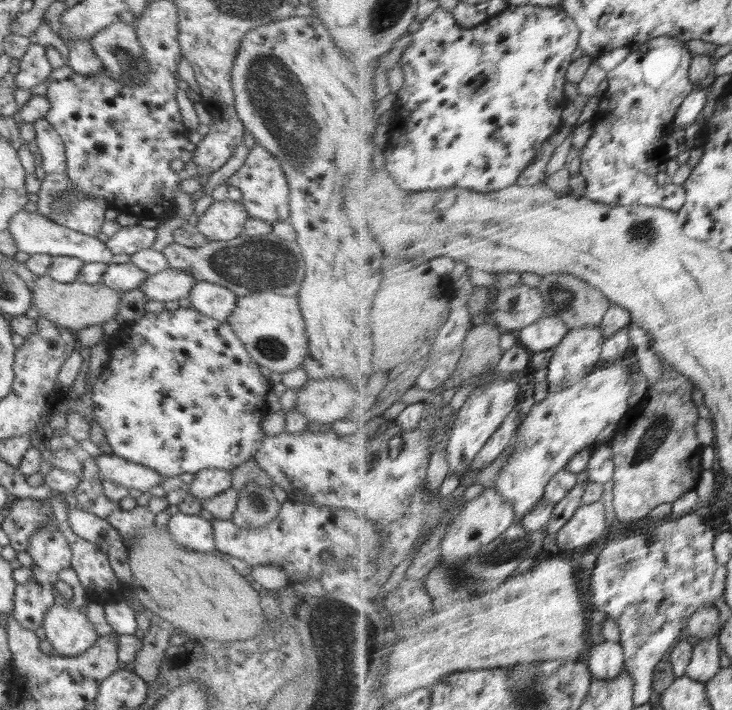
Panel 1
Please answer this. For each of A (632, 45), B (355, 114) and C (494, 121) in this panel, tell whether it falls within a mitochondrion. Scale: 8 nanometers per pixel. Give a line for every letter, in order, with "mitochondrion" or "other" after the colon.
A: other
B: other
C: other

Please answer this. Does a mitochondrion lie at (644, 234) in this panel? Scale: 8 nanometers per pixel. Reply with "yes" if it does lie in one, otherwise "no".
yes

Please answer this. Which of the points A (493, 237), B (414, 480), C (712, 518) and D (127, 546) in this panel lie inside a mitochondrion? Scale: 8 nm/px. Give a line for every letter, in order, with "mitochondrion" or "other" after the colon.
A: other
B: other
C: other
D: other

